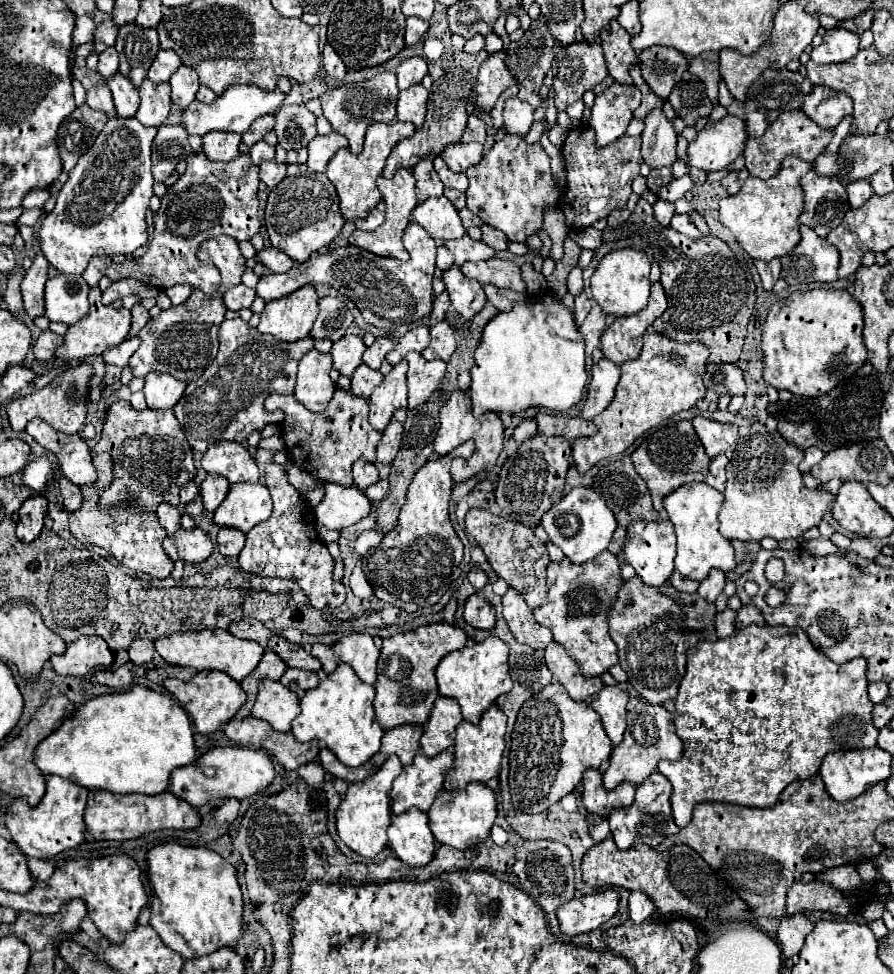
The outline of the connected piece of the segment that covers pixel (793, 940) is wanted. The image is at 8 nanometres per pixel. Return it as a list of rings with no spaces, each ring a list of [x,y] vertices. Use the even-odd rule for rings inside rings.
[[[794,914],[790,918],[782,918],[778,926],[778,944],[786,958],[800,954],[806,936],[812,932],[812,922],[804,914]]]

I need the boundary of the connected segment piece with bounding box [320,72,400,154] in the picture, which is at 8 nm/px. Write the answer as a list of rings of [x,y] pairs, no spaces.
[[[380,72],[366,82],[356,82],[356,84],[348,84],[348,86],[328,90],[326,94],[320,96],[320,102],[322,102],[324,118],[332,124],[334,132],[342,134],[348,140],[348,150],[352,154],[360,154],[362,146],[364,146],[366,128],[374,122],[390,124],[396,118],[398,94],[400,94],[400,90],[396,84],[396,74]]]

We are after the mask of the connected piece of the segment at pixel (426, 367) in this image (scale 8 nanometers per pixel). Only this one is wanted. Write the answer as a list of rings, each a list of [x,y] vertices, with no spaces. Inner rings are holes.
[[[408,352],[406,360],[410,364],[408,370],[408,408],[416,408],[418,404],[426,402],[428,396],[438,388],[440,380],[446,372],[446,362],[432,360],[428,362],[418,352]],[[414,376],[414,384],[412,384]]]

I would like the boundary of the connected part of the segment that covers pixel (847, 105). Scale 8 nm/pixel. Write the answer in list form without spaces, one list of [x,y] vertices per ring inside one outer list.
[[[814,86],[814,96],[806,96],[802,112],[810,116],[820,128],[832,132],[844,116],[852,114],[852,100],[844,92]]]

